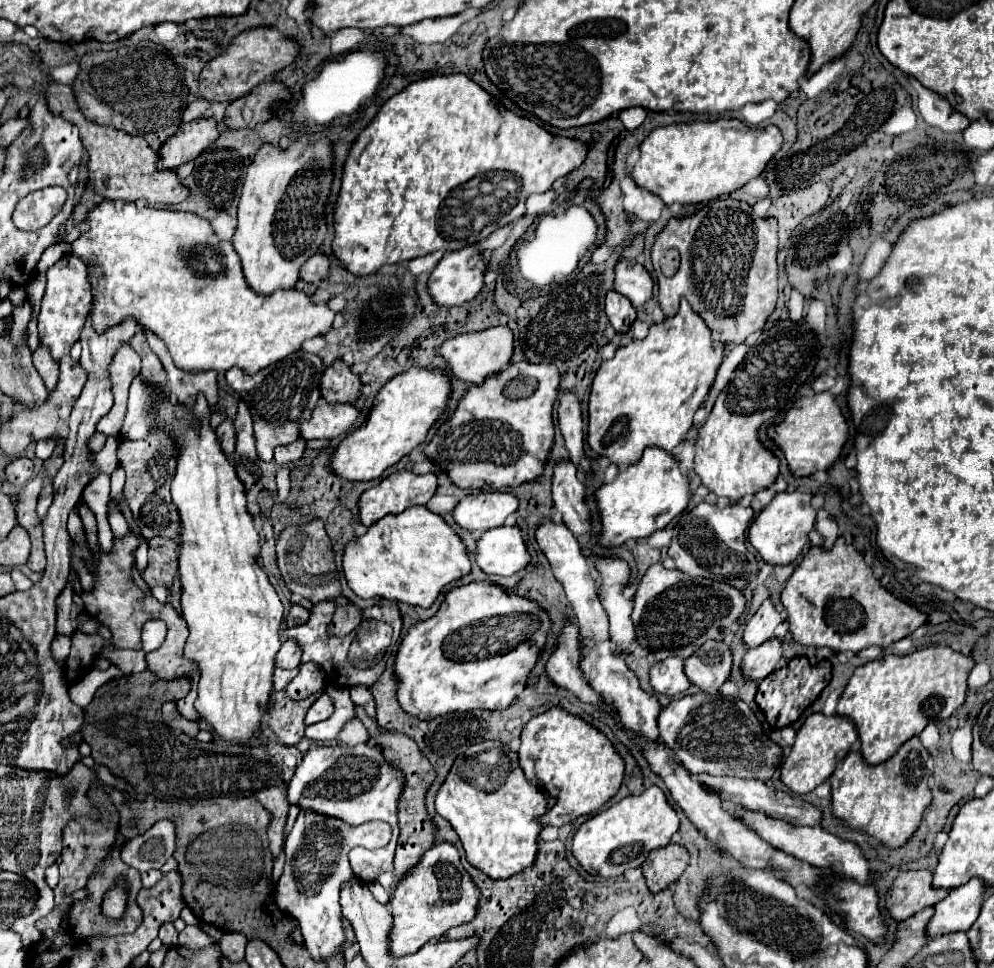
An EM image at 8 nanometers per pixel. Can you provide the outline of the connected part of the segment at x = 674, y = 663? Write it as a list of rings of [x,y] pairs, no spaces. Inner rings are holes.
[[[672,656],[652,666],[650,684],[660,694],[668,694],[668,696],[684,694],[690,688],[690,680],[684,672],[684,660],[678,656]]]

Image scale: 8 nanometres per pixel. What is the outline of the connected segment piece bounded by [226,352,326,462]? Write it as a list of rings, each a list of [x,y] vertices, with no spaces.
[[[294,352],[292,356],[262,368],[256,374],[244,374],[240,368],[226,372],[228,384],[248,404],[254,420],[254,438],[260,460],[272,460],[272,452],[278,444],[290,444],[300,436],[300,424],[310,420],[320,396],[320,380],[326,370],[320,356],[310,352]]]

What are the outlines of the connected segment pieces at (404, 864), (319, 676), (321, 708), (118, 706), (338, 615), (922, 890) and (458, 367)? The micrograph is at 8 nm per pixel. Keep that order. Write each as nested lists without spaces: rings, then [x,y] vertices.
[[[380,734],[376,740],[384,752],[386,752],[386,760],[396,760],[398,766],[404,770],[406,774],[406,782],[404,782],[404,792],[400,796],[398,802],[398,820],[400,820],[400,836],[398,836],[398,846],[396,846],[396,858],[394,858],[394,882],[398,884],[398,880],[402,880],[404,872],[414,868],[414,864],[418,864],[418,860],[422,858],[422,852],[426,852],[426,848],[432,848],[436,842],[434,832],[438,832],[434,828],[434,822],[430,820],[428,812],[426,812],[426,792],[430,788],[430,784],[434,784],[434,766],[422,756],[422,752],[418,752],[418,744],[414,744],[414,740],[410,740],[404,734]]]
[[[308,662],[300,664],[298,676],[286,686],[284,692],[294,700],[302,700],[316,692],[322,692],[324,688],[326,688],[326,674],[322,672],[322,668],[318,668],[318,664]]]
[[[322,692],[320,698],[318,698],[318,700],[312,704],[312,708],[308,710],[304,722],[306,722],[308,726],[310,726],[310,724],[316,724],[316,722],[322,722],[322,720],[330,718],[332,712],[334,712],[334,700],[332,700],[326,692]]]
[[[150,670],[122,676],[118,680],[110,680],[104,686],[96,690],[94,700],[84,708],[88,724],[84,726],[84,740],[92,746],[92,758],[96,764],[104,764],[110,768],[112,774],[128,780],[136,792],[148,792],[152,796],[158,796],[166,802],[178,802],[178,800],[200,800],[200,798],[218,798],[218,796],[254,796],[270,814],[272,822],[268,826],[268,840],[270,840],[270,852],[276,860],[282,852],[284,844],[284,828],[288,818],[288,806],[286,804],[286,782],[290,776],[294,776],[294,768],[302,760],[302,752],[292,746],[282,746],[278,742],[264,742],[264,746],[236,746],[224,740],[212,740],[212,742],[198,742],[194,738],[188,738],[184,732],[170,730],[164,726],[162,720],[156,720],[156,712],[160,712],[162,704],[168,700],[180,700],[190,690],[190,682],[186,678],[174,678],[174,680],[162,680],[154,676]]]
[[[348,602],[346,606],[338,606],[333,615],[332,623],[328,627],[328,632],[337,637],[350,634],[362,622],[360,612],[362,610],[354,602]]]
[[[914,870],[914,872],[900,872],[900,876],[894,880],[886,908],[890,910],[892,918],[898,922],[914,916],[926,906],[934,906],[950,892],[948,888],[934,888],[930,884],[932,870]]]
[[[494,326],[482,332],[462,334],[452,340],[446,340],[440,348],[440,354],[444,356],[448,368],[458,380],[464,380],[468,384],[484,384],[488,376],[496,376],[510,364],[514,354],[514,334],[508,326]]]

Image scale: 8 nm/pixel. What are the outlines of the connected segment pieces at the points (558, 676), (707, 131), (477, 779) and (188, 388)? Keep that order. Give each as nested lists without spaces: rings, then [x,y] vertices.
[[[570,622],[562,630],[562,638],[560,638],[558,650],[550,656],[550,660],[546,664],[546,672],[548,672],[548,676],[552,678],[552,682],[556,686],[574,692],[584,702],[590,702],[594,706],[606,708],[606,704],[600,700],[600,696],[582,678],[582,672],[578,668],[578,660],[580,660],[578,626]]]
[[[740,120],[690,122],[660,126],[640,146],[640,160],[634,166],[638,186],[660,196],[670,204],[700,204],[722,194],[740,190],[746,182],[760,176],[766,164],[782,148],[782,132],[770,124],[766,128],[746,126]]]
[[[480,742],[456,758],[436,796],[436,810],[458,832],[466,860],[490,878],[504,880],[534,864],[538,834],[542,830],[540,816],[544,816],[554,802],[546,790],[526,780],[516,752],[502,742]]]
[[[146,332],[146,340],[152,348],[152,352],[160,358],[166,376],[168,376],[168,390],[170,394],[182,402],[182,404],[192,404],[196,394],[202,392],[208,400],[210,400],[210,408],[214,410],[216,406],[216,398],[218,398],[218,386],[216,386],[216,372],[182,372],[176,368],[176,364],[172,362],[166,344],[162,344],[162,340],[158,340],[158,336],[150,336],[150,332]]]

